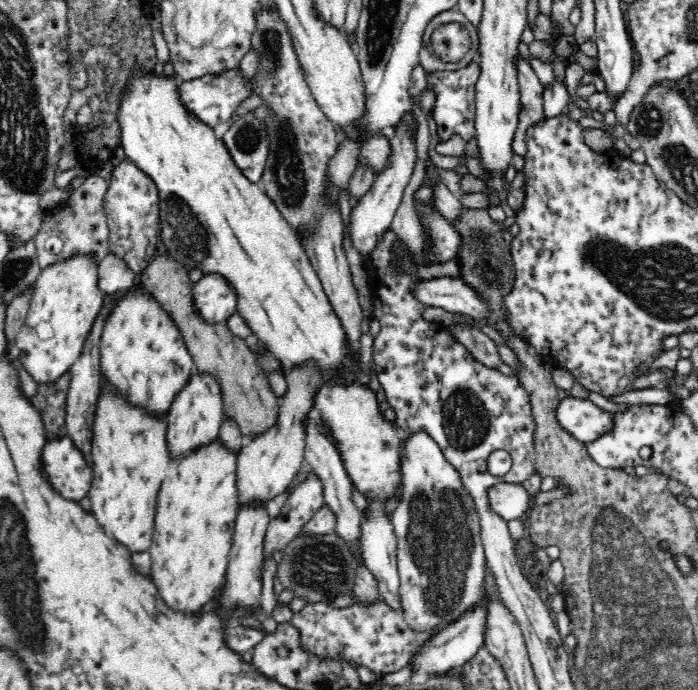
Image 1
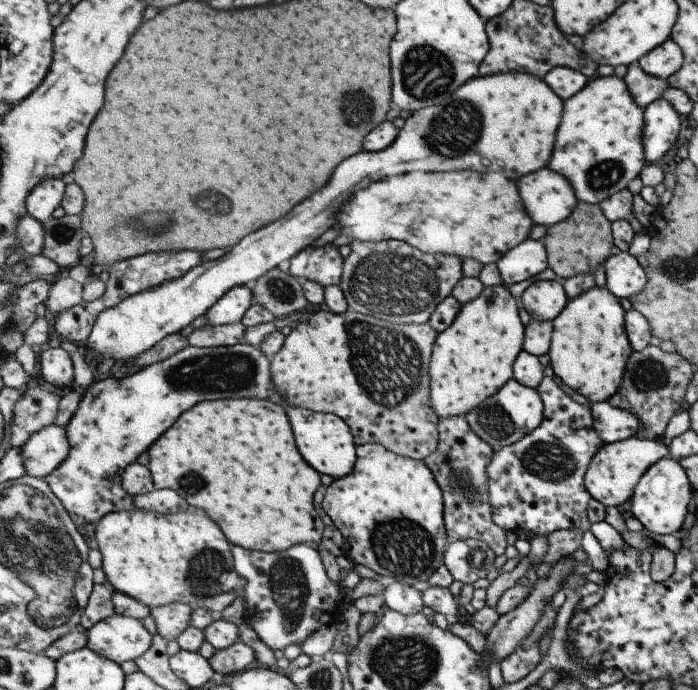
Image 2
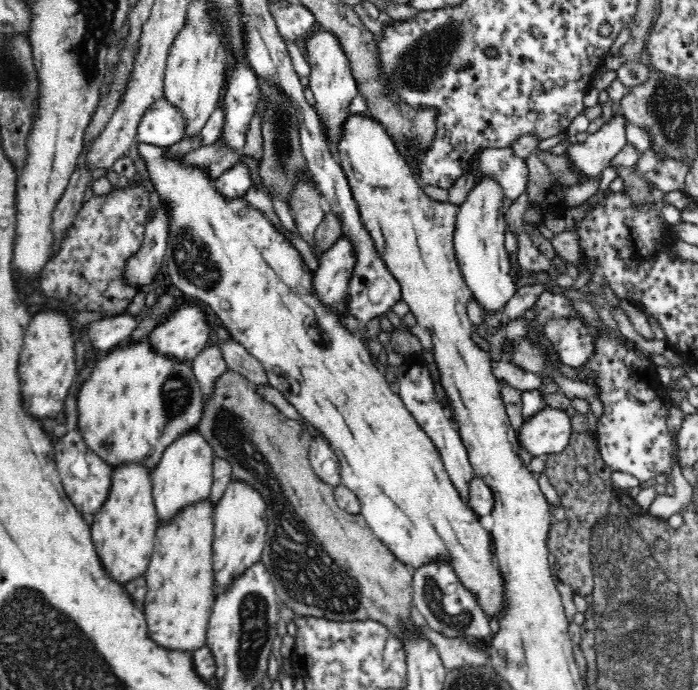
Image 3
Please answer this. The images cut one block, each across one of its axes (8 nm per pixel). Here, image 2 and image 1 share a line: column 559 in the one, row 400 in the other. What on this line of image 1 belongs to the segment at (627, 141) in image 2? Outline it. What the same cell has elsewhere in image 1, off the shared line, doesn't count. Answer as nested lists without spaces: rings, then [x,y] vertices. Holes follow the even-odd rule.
[[[140,283],[140,288],[136,288],[136,285],[130,292],[126,289],[126,294],[118,300],[116,306],[112,308],[112,312],[110,312],[110,316],[106,316],[104,318],[104,324],[102,324],[101,334],[101,344],[100,344],[100,356],[101,356],[101,373],[104,376],[105,380],[108,380],[110,384],[116,384],[116,388],[122,392],[122,396],[131,402],[132,404],[136,404],[136,406],[141,406],[142,408],[148,408],[148,412],[151,414],[167,414],[168,408],[170,408],[170,404],[172,404],[172,400],[176,396],[177,392],[180,392],[180,388],[188,382],[188,376],[192,372],[194,372],[194,364],[193,358],[188,351],[188,347],[186,347],[186,341],[184,341],[184,336],[181,333],[181,330],[178,328],[178,325],[173,322],[172,317],[169,312],[166,312],[163,309],[163,304],[160,304],[159,300],[156,300],[155,297],[150,296],[150,294],[144,294],[142,292],[143,285]]]

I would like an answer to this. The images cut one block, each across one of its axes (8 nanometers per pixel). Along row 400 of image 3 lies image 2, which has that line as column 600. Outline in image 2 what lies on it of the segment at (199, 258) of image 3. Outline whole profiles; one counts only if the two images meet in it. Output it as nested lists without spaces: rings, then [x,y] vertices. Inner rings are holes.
[[[606,285],[601,288],[595,286],[568,303],[562,314],[554,320],[554,335],[548,355],[556,378],[594,404],[608,401],[619,392],[625,364],[632,351],[629,338],[626,336],[625,311],[621,309],[617,297]]]

